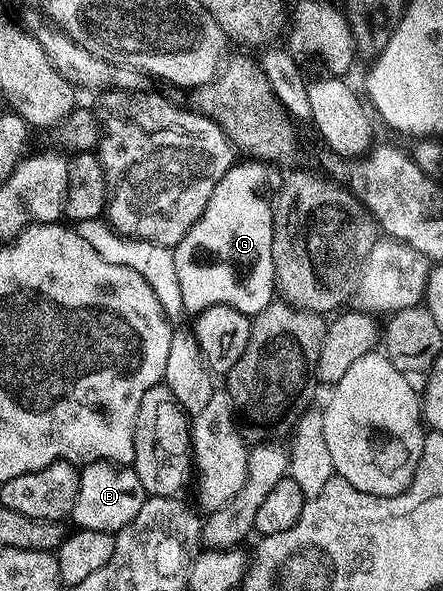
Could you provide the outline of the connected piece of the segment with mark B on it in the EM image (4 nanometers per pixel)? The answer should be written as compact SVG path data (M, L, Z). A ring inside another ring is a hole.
M89 462L80 470L80 483L78 484L78 496L74 500L71 521L76 521L75 525L82 530L97 530L98 532L113 532L122 529L134 516L138 516L138 508L142 508L145 500L142 480L138 480L135 469L128 464L113 464L111 462Z

